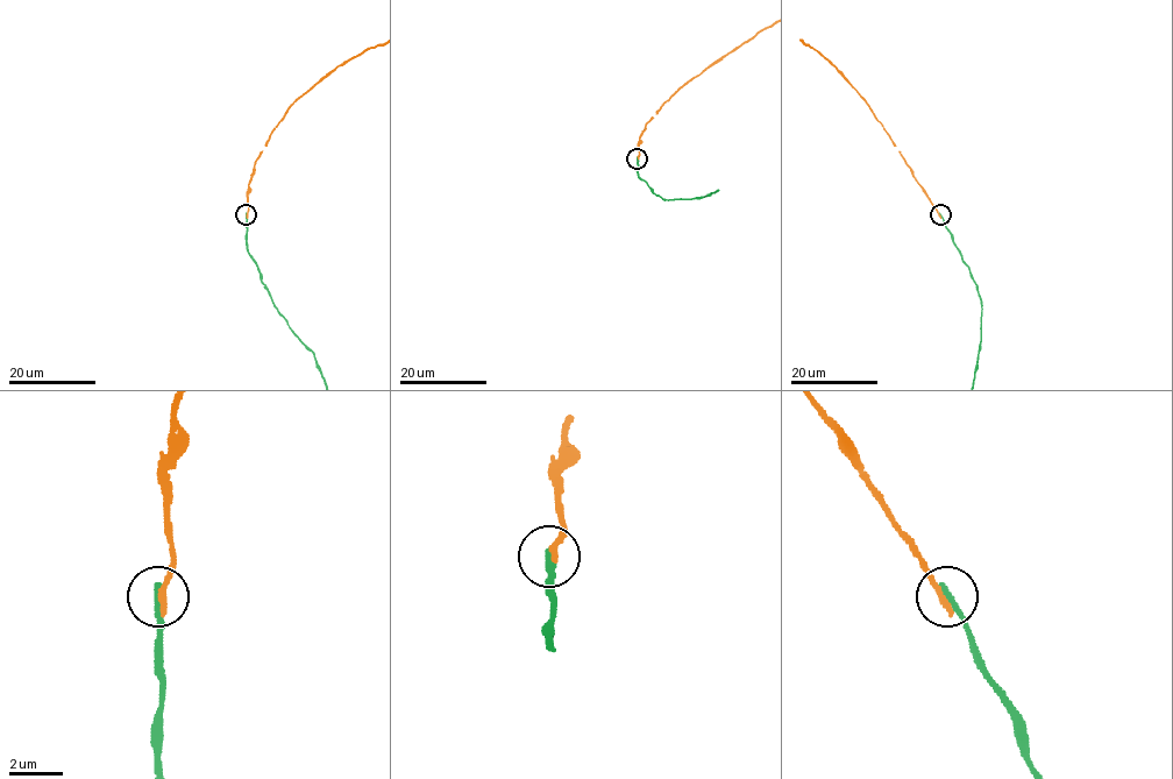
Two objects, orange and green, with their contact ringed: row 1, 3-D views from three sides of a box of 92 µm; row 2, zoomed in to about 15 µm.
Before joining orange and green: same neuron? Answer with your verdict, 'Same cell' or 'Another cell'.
Another cell

